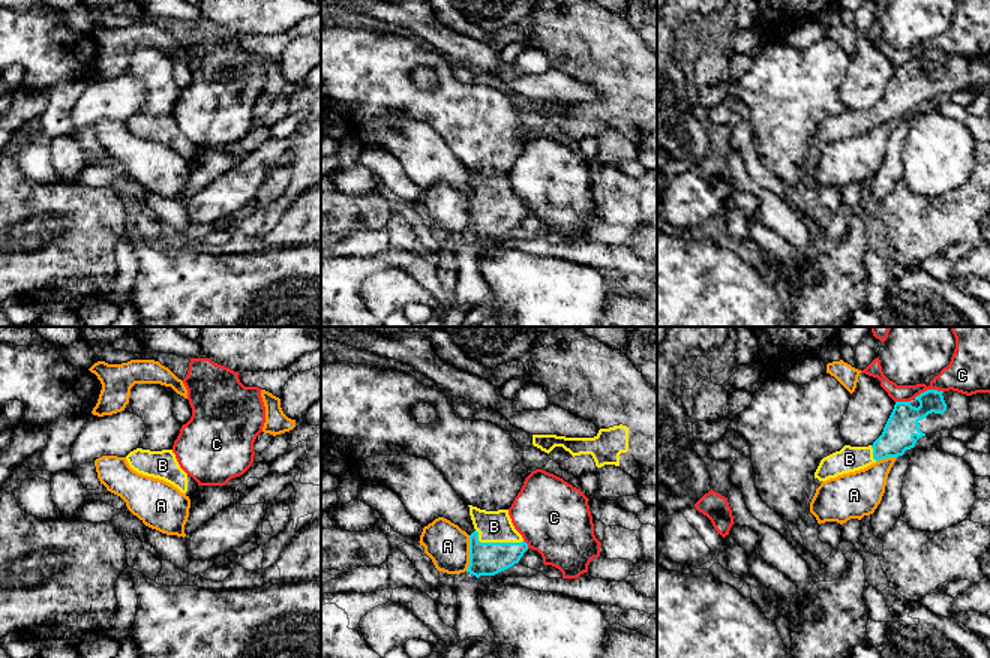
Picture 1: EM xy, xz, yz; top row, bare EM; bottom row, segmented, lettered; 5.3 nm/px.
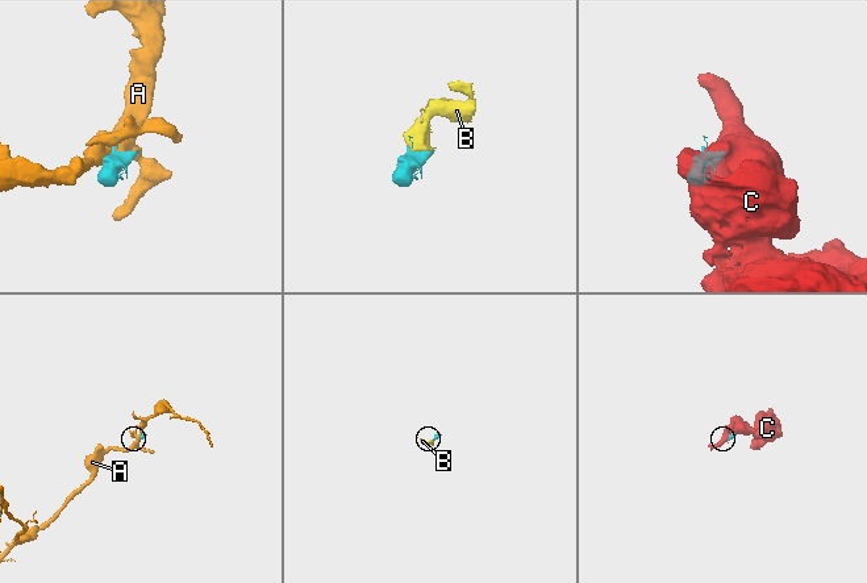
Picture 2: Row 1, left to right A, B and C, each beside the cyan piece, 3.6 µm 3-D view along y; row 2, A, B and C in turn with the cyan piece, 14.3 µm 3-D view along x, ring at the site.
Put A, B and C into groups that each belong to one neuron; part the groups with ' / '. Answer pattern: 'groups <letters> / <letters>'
groups A / B / C

